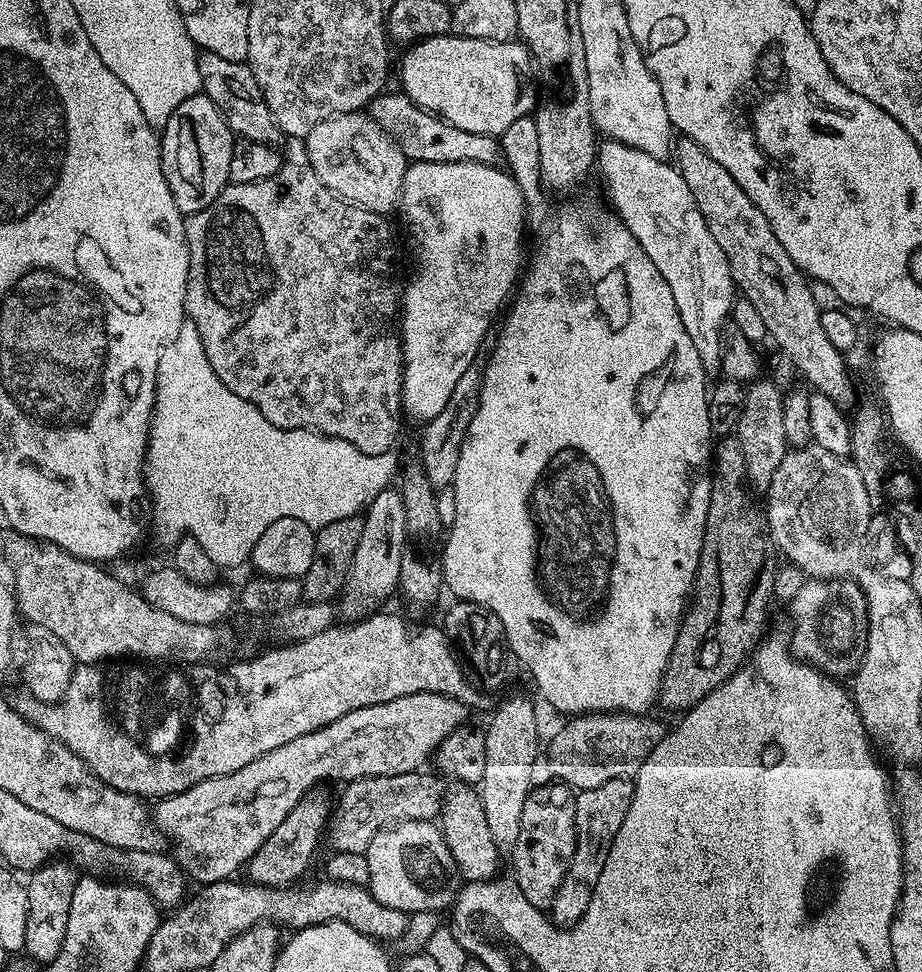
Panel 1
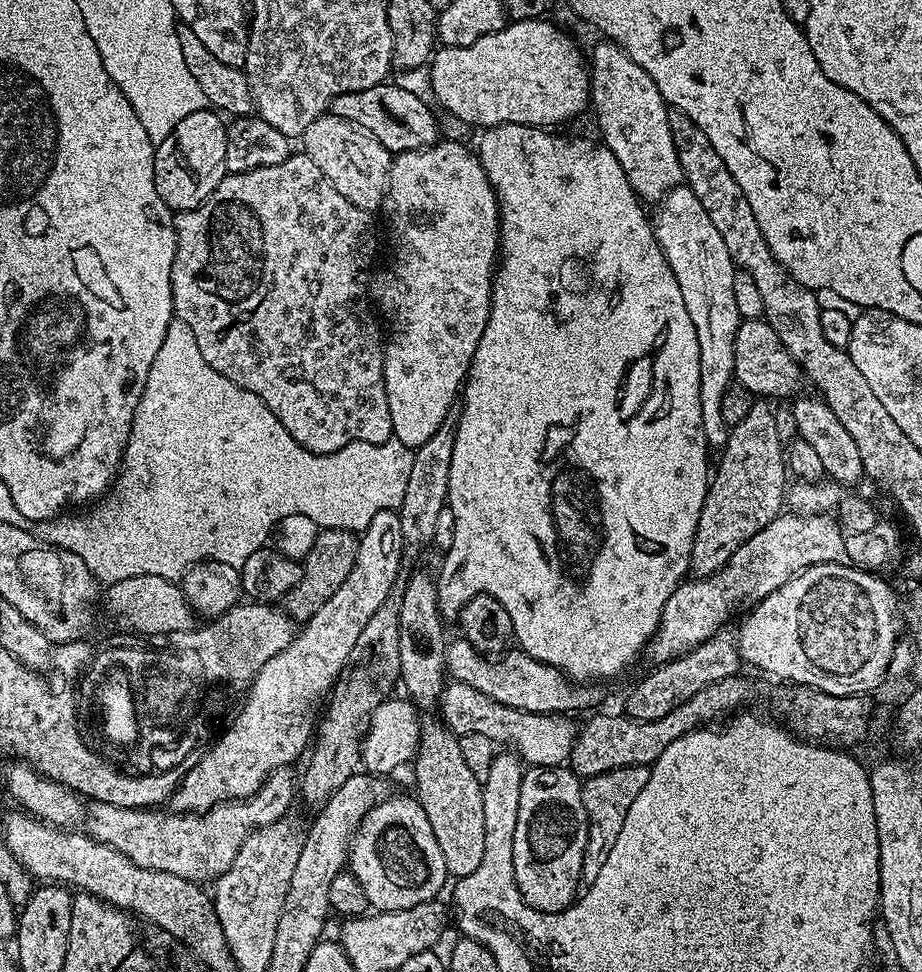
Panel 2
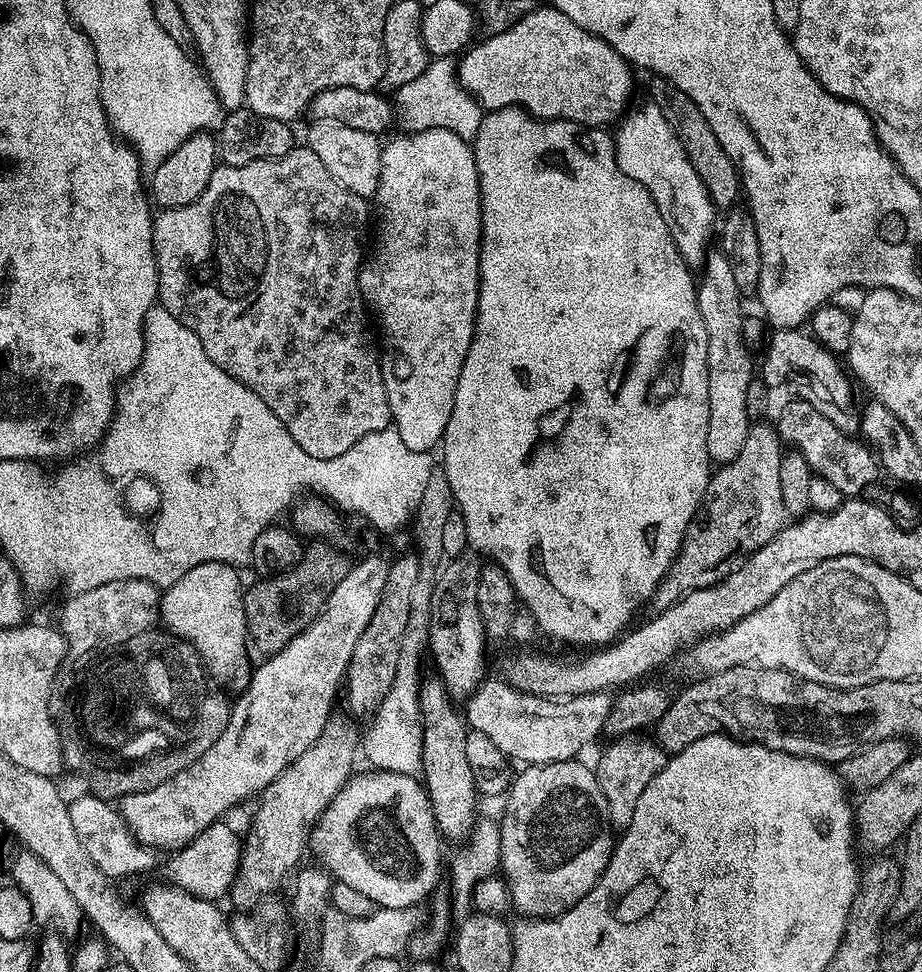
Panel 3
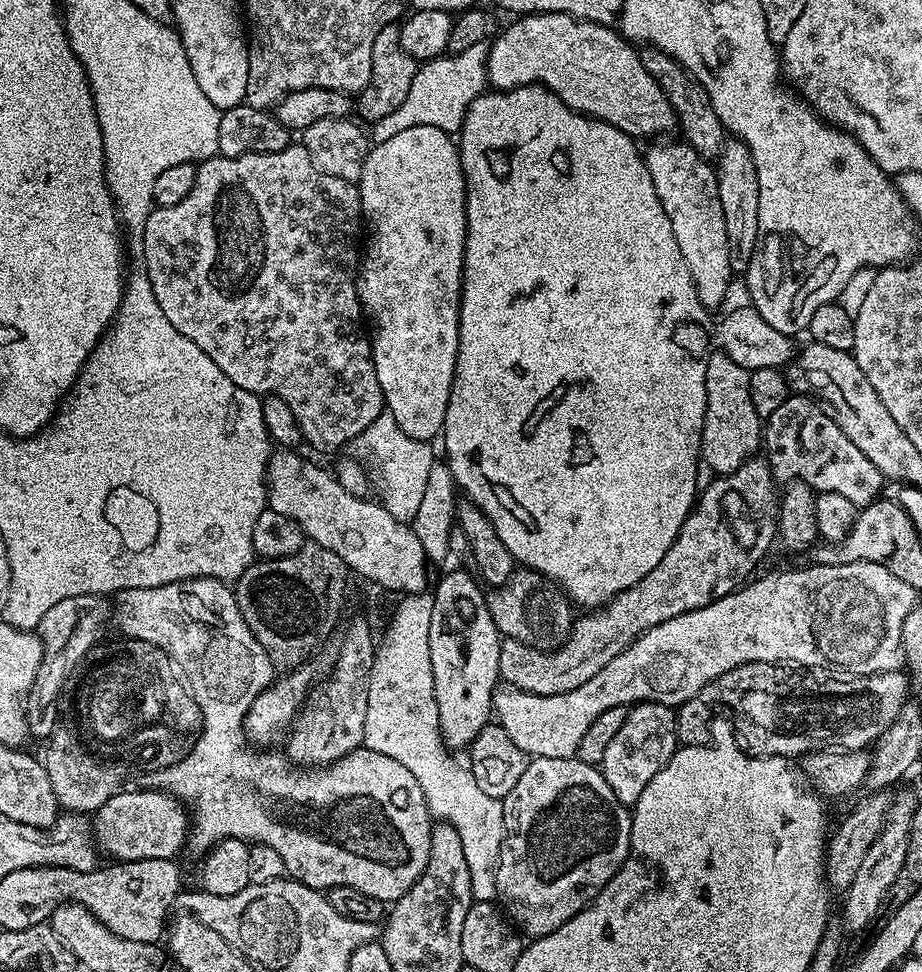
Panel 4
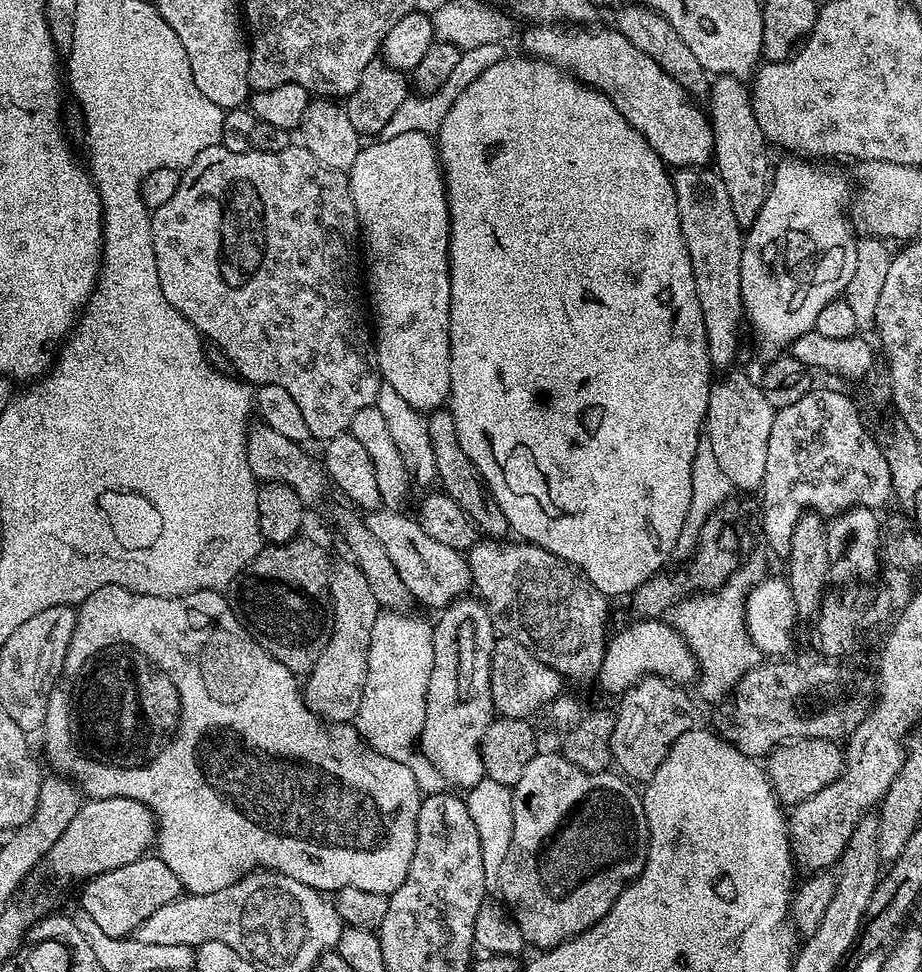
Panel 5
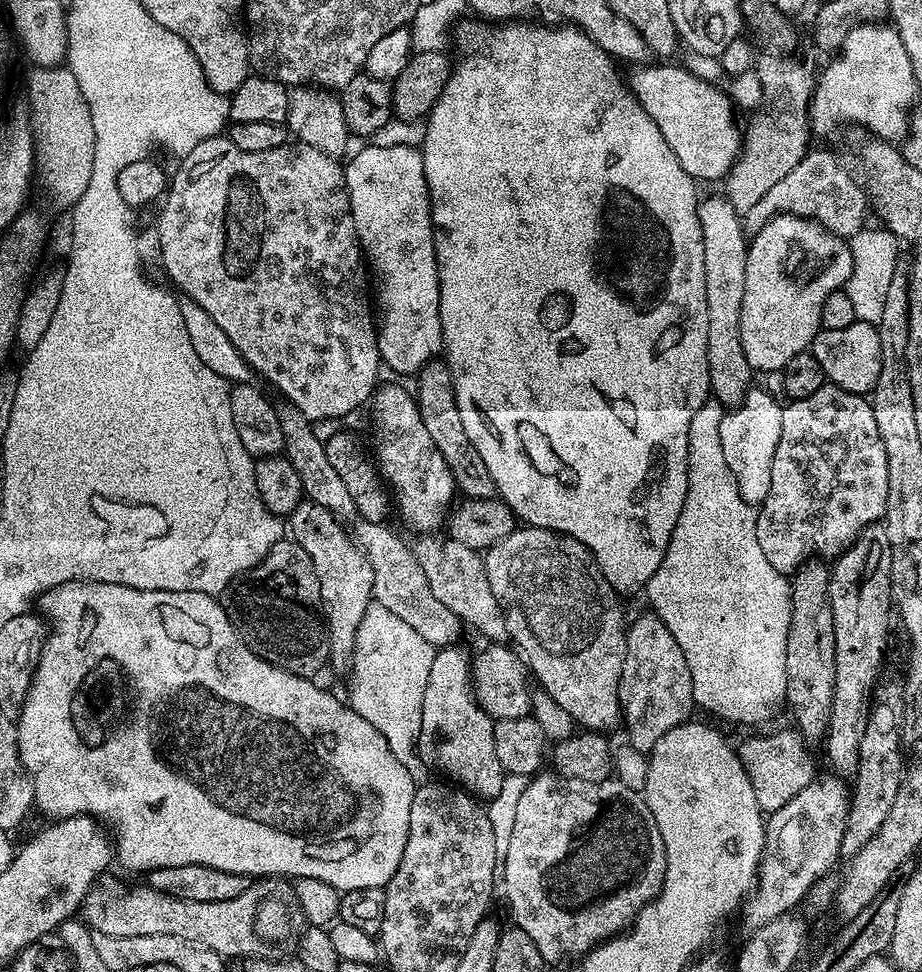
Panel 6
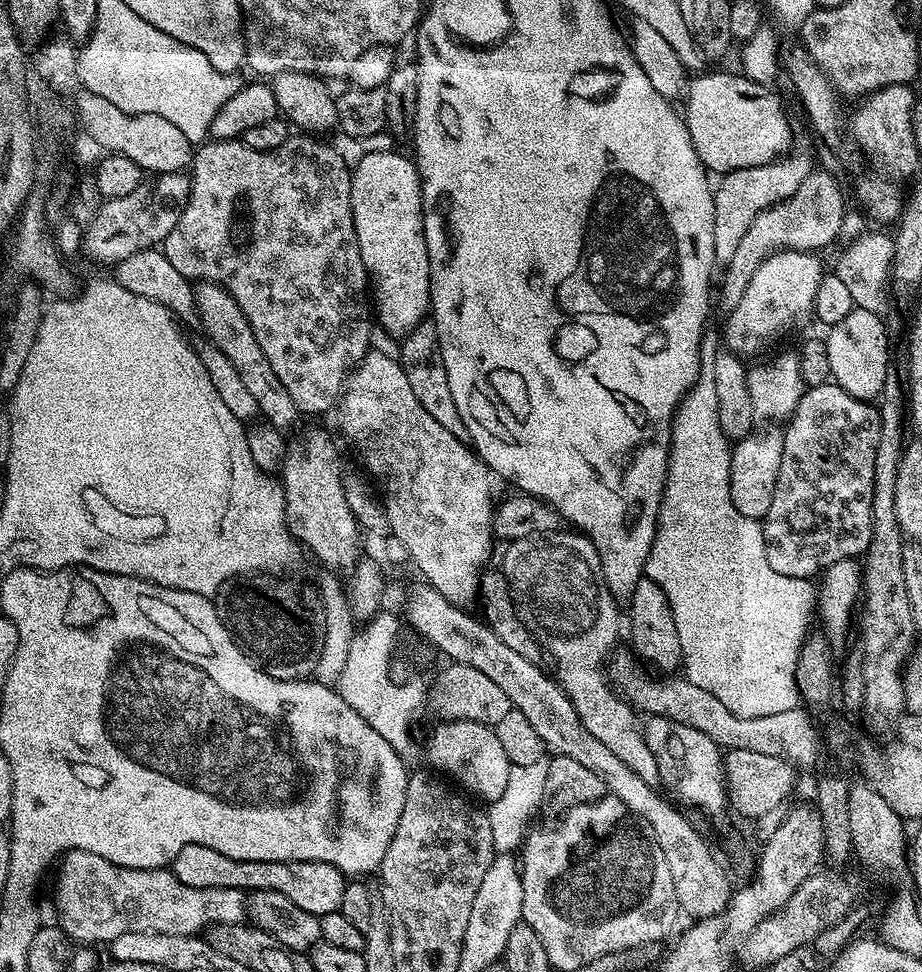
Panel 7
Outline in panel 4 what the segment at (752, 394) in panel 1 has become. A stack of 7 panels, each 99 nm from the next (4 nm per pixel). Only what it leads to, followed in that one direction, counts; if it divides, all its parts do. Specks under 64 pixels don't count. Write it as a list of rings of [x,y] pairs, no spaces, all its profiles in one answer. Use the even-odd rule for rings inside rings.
[[[753,458],[738,466],[738,470],[717,475],[699,493],[678,538],[674,538],[670,550],[662,554],[662,562],[658,562],[658,566],[654,566],[654,570],[650,570],[650,574],[646,574],[642,582],[622,590],[607,604],[584,614],[581,620],[579,617],[558,650],[532,648],[520,640],[501,639],[501,653],[498,654],[499,679],[507,687],[543,696],[578,690],[578,686],[590,682],[590,678],[594,678],[594,674],[598,674],[598,670],[602,670],[606,662],[618,658],[618,654],[622,654],[622,650],[630,647],[639,636],[646,634],[646,630],[662,622],[670,622],[670,618],[678,618],[678,614],[683,612],[704,608],[741,587],[753,575],[751,572],[759,566],[760,559],[767,554],[772,540],[774,544],[777,539],[777,515],[778,484],[772,479],[772,470],[768,467],[767,459]]]

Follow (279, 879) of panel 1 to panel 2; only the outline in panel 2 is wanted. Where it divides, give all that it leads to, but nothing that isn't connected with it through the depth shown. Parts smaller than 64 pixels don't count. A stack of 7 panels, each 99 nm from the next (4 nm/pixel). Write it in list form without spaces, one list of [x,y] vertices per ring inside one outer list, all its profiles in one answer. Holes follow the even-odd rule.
[[[389,598],[382,602],[382,606],[378,606],[378,610],[374,610],[370,622],[366,622],[362,634],[358,634],[358,642],[354,642],[354,650],[350,650],[350,661],[355,663],[334,685],[334,693],[330,698],[332,701],[328,704],[328,720],[321,724],[319,721],[314,736],[314,751],[307,757],[308,769],[304,772],[304,780],[302,776],[298,784],[299,795],[305,796],[314,806],[324,805],[338,790],[338,786],[342,786],[342,782],[361,771],[362,745],[364,735],[368,732],[368,723],[372,712],[386,699],[386,692],[380,688],[388,688],[392,683],[395,685],[400,674],[399,637],[400,601]]]

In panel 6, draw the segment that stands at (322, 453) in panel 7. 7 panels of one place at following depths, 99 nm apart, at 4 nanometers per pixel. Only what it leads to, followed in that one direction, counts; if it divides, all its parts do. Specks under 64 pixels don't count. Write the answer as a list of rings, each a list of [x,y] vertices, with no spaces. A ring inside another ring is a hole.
[[[301,502],[291,516],[287,517],[286,524],[290,529],[291,539],[296,540],[298,546],[306,550],[306,554],[310,554],[310,562],[314,562],[314,574],[318,574],[324,619],[328,621],[330,668],[347,673],[352,666],[354,638],[358,634],[362,614],[366,614],[368,605],[374,600],[374,570],[370,570],[366,554],[356,545],[351,532],[330,510],[311,502]]]

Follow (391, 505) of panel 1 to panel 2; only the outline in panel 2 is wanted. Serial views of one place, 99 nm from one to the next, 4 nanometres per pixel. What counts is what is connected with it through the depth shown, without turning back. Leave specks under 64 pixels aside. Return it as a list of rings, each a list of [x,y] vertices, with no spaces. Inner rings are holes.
[[[382,510],[374,514],[374,518],[370,518],[370,526],[364,529],[359,537],[359,542],[358,554],[354,558],[354,570],[346,574],[346,582],[342,582],[342,586],[338,586],[338,590],[334,590],[334,594],[330,594],[330,598],[322,602],[320,609],[310,619],[303,621],[302,629],[292,639],[290,646],[274,654],[274,658],[270,658],[250,681],[239,723],[236,723],[232,732],[227,733],[224,740],[219,740],[209,747],[181,775],[180,785],[172,793],[171,811],[199,814],[209,812],[214,806],[230,800],[250,798],[267,782],[273,772],[295,765],[295,760],[309,751],[314,740],[312,704],[319,702],[323,692],[328,694],[333,691],[338,677],[345,671],[350,661],[350,650],[354,650],[354,642],[358,642],[358,634],[362,634],[374,610],[378,610],[378,606],[382,606],[382,602],[386,602],[393,595],[392,587],[395,586],[396,579],[398,579],[397,584],[401,579],[400,564],[405,563],[405,558],[399,511]]]

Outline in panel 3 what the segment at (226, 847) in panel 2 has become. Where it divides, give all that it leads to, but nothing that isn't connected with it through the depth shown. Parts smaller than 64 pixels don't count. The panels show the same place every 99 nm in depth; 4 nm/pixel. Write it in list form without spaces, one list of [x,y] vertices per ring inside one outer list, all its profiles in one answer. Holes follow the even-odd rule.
[[[78,797],[69,803],[68,813],[78,838],[84,843],[86,854],[90,854],[103,875],[113,878],[134,876],[138,872],[148,872],[155,866],[157,849],[139,844],[119,811],[109,801],[100,797]]]

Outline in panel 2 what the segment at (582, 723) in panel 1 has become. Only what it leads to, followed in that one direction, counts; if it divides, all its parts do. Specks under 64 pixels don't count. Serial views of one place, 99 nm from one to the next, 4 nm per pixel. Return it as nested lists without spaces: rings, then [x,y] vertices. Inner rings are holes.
[[[737,674],[706,686],[706,690],[698,690],[698,694],[694,694],[694,698],[682,702],[682,706],[678,706],[661,719],[633,720],[627,714],[592,716],[585,724],[582,724],[577,733],[572,747],[570,767],[577,776],[587,778],[600,776],[603,772],[609,772],[615,768],[638,766],[639,764],[650,766],[656,762],[671,742],[676,742],[687,732],[696,731],[698,727],[696,715],[699,712],[701,718],[704,719],[701,721],[704,722],[708,722],[712,712],[735,713],[737,710],[743,709],[740,707],[747,702],[751,692],[751,682],[744,677],[744,674]]]

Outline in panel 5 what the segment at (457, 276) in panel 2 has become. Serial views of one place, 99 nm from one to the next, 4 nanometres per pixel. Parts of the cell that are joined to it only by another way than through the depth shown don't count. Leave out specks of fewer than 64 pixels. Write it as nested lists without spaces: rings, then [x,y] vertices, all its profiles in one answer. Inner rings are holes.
[[[426,133],[399,134],[396,138],[385,141],[379,138],[365,143],[361,147],[358,158],[354,158],[352,167],[347,173],[350,194],[354,198],[354,210],[360,223],[360,236],[362,237],[362,264],[372,275],[372,285],[367,285],[366,296],[372,299],[372,312],[376,315],[374,320],[374,340],[376,350],[376,367],[382,377],[383,383],[394,386],[406,402],[421,414],[431,414],[445,407],[449,399],[450,390],[450,270],[448,269],[448,239],[450,238],[450,218],[448,217],[448,195],[444,189],[444,172],[440,169],[440,158],[436,151],[433,137]]]

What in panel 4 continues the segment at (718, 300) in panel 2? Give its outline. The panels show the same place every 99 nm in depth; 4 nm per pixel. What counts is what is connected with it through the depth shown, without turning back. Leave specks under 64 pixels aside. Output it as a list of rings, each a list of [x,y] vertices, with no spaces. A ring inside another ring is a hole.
[[[709,351],[706,362],[706,418],[700,435],[703,463],[716,474],[733,472],[753,459],[761,448],[762,418],[758,410],[754,410],[754,402],[750,402],[750,372],[738,366],[725,352]]]

